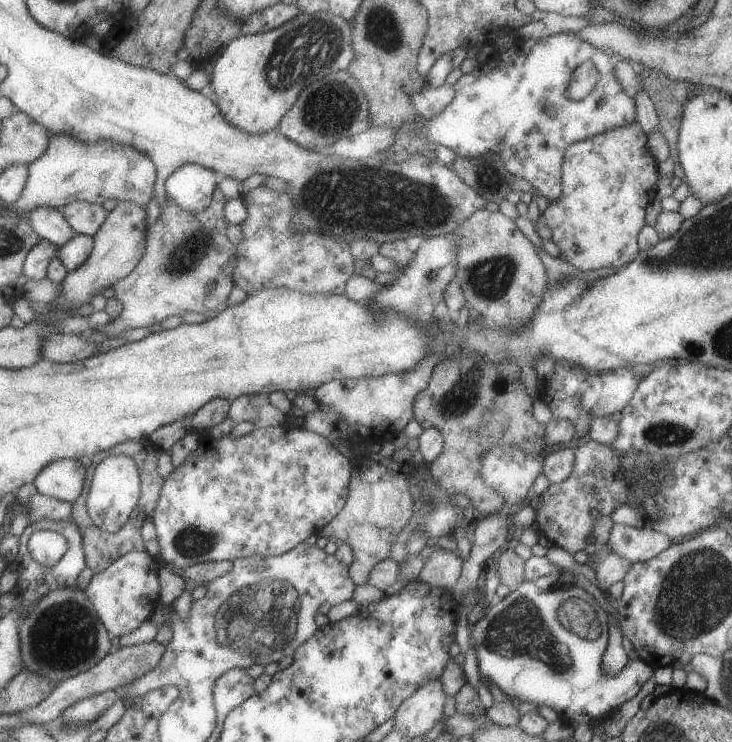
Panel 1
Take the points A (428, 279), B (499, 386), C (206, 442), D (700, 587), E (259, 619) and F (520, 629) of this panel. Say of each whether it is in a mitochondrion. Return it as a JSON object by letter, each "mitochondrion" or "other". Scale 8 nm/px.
{"A":"mitochondrion","B":"mitochondrion","C":"other","D":"mitochondrion","E":"mitochondrion","F":"mitochondrion"}

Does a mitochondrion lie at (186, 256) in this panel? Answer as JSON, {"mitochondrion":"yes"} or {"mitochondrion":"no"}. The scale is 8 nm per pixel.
{"mitochondrion":"yes"}

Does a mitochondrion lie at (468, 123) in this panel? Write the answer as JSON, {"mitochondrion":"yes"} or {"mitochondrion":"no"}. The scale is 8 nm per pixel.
{"mitochondrion":"no"}

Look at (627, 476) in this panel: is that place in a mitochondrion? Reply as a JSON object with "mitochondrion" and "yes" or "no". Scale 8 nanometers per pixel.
{"mitochondrion":"yes"}

